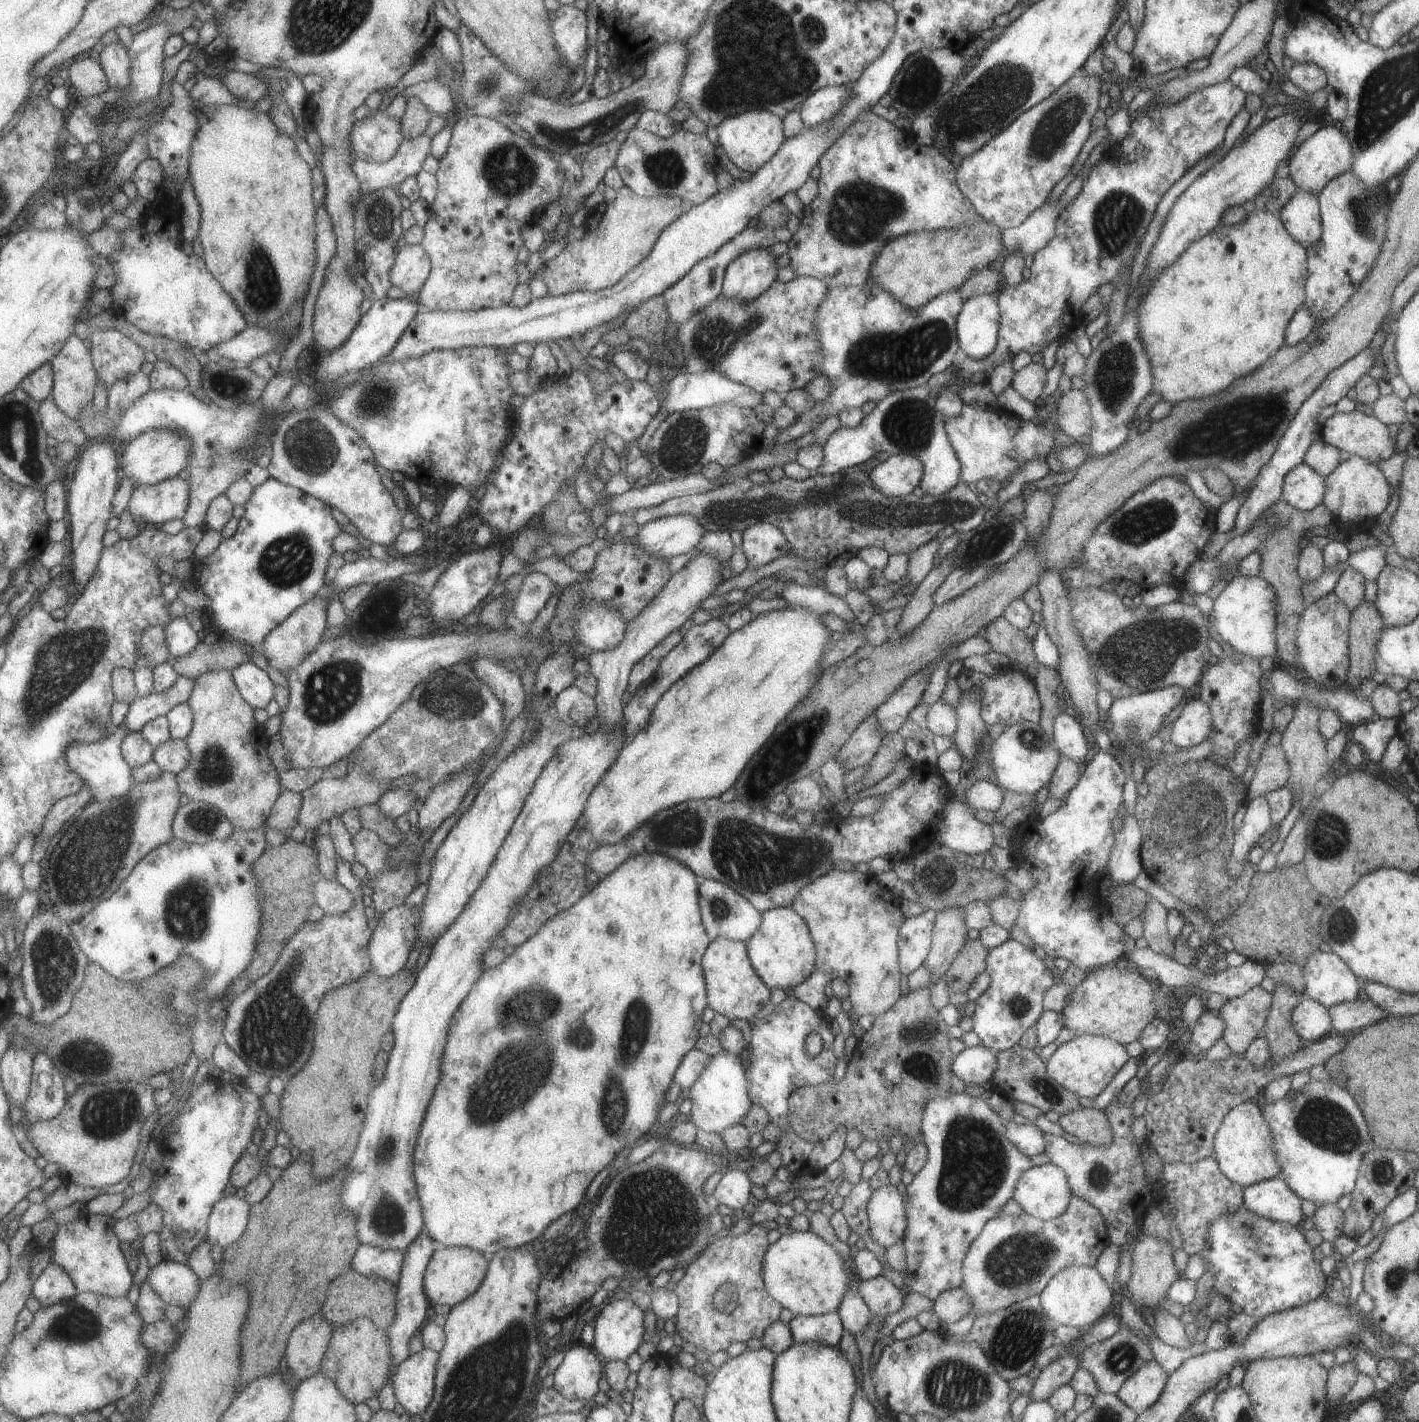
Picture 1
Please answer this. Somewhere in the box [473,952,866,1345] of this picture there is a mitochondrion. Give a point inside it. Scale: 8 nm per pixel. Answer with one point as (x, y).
(648, 1215)

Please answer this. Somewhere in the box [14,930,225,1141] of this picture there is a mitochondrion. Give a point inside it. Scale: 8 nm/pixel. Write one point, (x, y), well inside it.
(56, 963)

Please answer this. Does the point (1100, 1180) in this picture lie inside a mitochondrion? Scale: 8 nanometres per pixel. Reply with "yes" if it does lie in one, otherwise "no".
yes

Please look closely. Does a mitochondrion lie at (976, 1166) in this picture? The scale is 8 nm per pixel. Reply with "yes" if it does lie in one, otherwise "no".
yes

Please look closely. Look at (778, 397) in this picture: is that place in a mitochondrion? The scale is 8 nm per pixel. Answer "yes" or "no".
no

